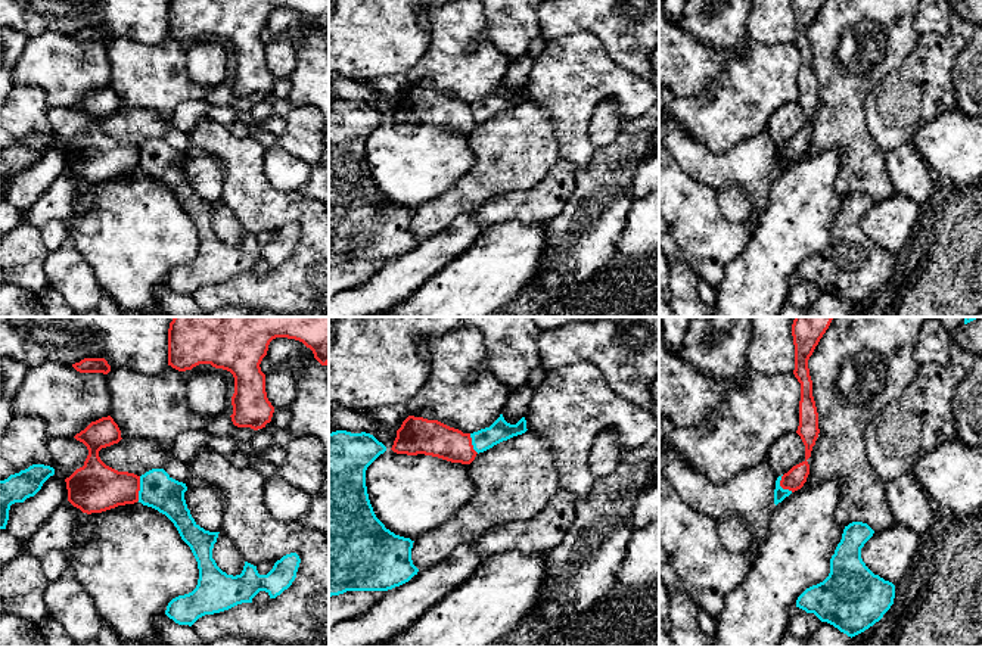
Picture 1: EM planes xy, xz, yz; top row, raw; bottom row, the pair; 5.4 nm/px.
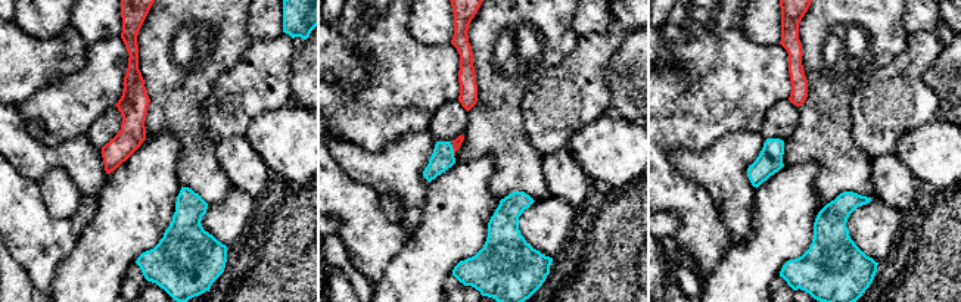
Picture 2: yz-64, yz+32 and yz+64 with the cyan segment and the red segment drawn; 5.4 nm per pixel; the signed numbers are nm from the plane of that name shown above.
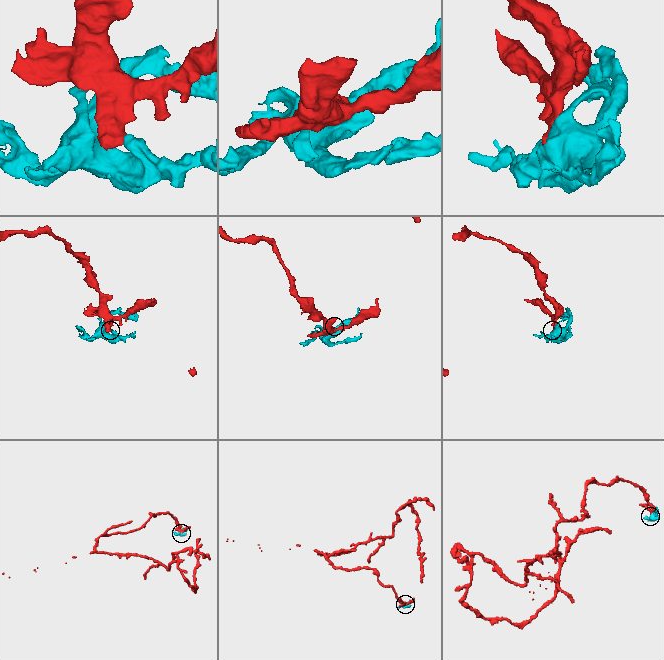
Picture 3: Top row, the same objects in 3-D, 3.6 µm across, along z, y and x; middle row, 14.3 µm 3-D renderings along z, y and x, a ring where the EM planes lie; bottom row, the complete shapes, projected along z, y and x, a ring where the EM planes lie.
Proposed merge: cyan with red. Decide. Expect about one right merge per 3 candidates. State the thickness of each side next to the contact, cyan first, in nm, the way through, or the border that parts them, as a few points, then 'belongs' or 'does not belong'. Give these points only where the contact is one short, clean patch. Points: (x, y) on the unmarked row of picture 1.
200/260 nm | along xy (140, 146), (137, 170) | does not belong

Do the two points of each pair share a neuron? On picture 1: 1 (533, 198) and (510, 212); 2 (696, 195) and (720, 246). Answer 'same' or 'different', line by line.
1: same
2: same

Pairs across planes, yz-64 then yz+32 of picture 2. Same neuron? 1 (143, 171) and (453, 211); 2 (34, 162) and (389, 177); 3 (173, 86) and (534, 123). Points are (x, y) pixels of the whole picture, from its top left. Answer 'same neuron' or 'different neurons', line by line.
1: same neuron
2: same neuron
3: different neurons

